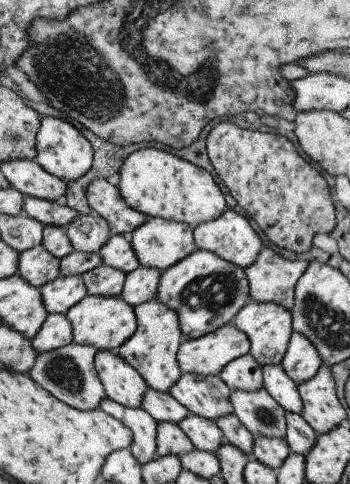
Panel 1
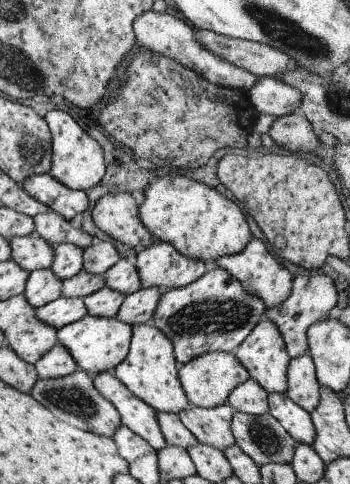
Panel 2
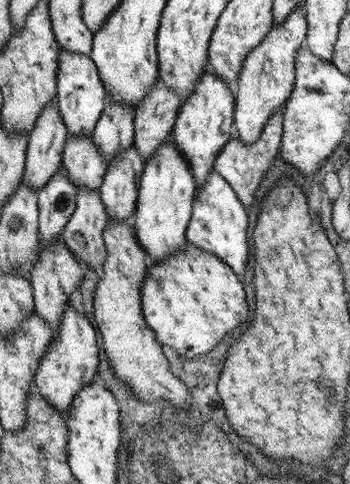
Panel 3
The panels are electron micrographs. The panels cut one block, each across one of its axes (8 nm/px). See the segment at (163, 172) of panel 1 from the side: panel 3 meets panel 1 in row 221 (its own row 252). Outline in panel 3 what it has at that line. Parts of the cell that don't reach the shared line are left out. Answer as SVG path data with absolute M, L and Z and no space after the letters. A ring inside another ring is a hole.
M185 242L185 246L179 246L179 250L173 250L171 254L153 260L147 266L145 278L141 282L141 304L143 304L143 316L151 326L151 332L157 334L157 342L163 344L165 348L175 350L177 356L185 360L211 354L215 344L231 328L239 326L247 318L245 292L241 290L241 282L231 270L231 266L211 250L203 250L193 242Z

